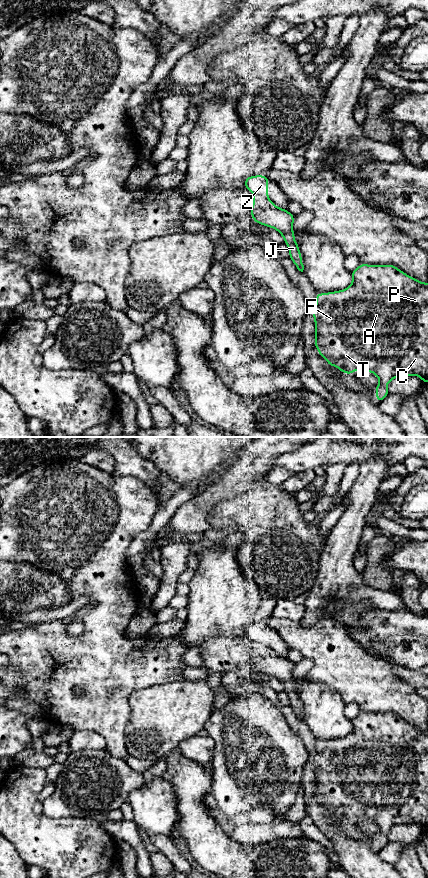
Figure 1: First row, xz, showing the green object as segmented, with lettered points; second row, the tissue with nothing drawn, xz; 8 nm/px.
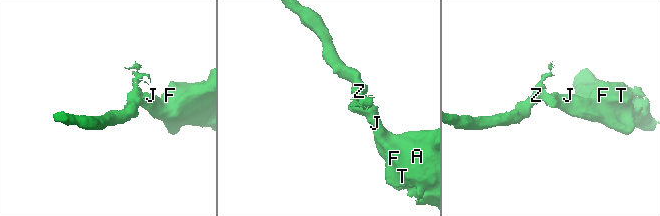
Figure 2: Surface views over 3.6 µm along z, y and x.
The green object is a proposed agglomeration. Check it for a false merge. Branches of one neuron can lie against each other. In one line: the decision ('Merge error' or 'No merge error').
Merge error

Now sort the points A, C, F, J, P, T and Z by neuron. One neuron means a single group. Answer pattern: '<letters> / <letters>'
A C F J P T / Z

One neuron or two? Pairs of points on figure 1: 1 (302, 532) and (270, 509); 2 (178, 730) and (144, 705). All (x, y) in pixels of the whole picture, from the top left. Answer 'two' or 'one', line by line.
1: one
2: one

